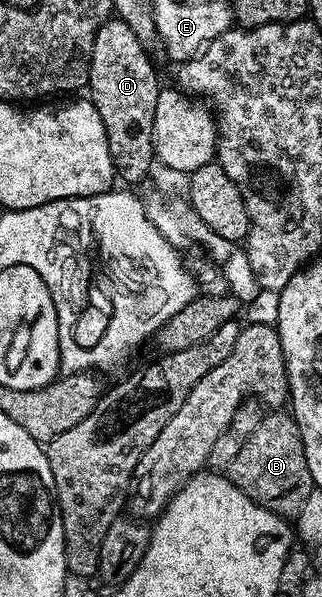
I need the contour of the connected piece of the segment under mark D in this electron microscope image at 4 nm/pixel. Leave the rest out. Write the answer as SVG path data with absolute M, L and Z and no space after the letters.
M110 17L99 29L95 37L95 45L89 62L89 81L87 84L88 98L92 99L95 109L99 109L99 117L103 117L103 125L107 129L107 145L111 149L111 161L116 178L122 184L141 183L149 175L149 170L155 167L153 153L153 122L155 121L155 105L157 104L157 71L149 60L150 52L131 33L128 25L122 19Z

